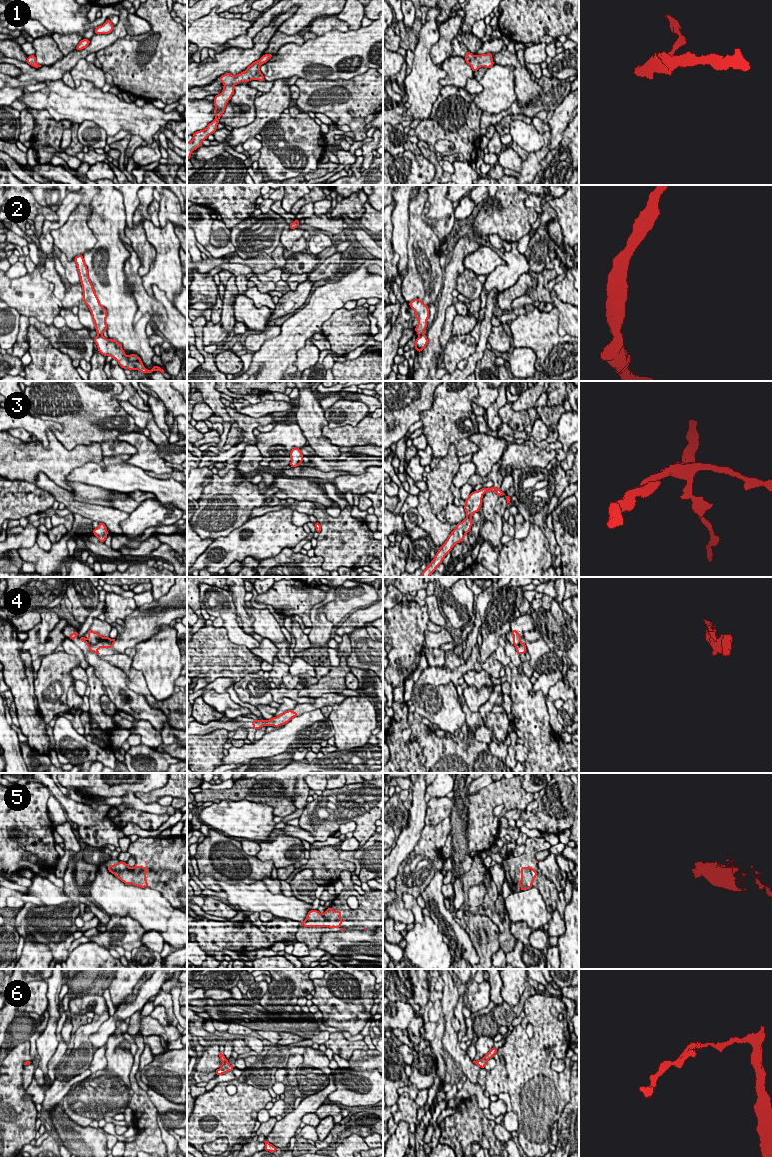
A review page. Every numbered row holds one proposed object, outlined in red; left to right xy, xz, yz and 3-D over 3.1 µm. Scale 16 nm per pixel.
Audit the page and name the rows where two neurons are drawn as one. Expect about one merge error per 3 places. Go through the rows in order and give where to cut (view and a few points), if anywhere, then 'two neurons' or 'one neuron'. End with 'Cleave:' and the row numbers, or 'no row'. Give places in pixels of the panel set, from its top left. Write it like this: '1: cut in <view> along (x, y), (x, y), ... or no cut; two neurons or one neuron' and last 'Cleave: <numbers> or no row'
1: no cut; one neuron
2: cut in xy along (98, 334), (102, 336); two neurons
3: no cut; one neuron
4: no cut; one neuron
5: no cut; one neuron
6: no cut; one neuron
Cleave: 2

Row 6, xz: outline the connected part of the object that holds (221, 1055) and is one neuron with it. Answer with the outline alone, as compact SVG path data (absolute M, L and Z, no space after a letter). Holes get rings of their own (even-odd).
M219 1053L219 1057L220 1057L220 1060L222 1062L222 1065L219 1069L217 1069L215 1072L216 1072L216 1075L222 1075L222 1074L225 1074L229 1071L233 1071L233 1066L229 1064L228 1060L225 1058L224 1054L223 1053Z

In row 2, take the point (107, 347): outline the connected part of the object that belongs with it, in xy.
M99 335L93 340L97 345L99 353L106 357L111 356L124 369L129 369L131 371L139 370L141 373L152 373L153 371L158 370L162 374L165 374L165 371L157 365L154 365L151 370L147 370L137 355L131 354L127 356L122 348L122 345L116 340L106 339L105 337Z

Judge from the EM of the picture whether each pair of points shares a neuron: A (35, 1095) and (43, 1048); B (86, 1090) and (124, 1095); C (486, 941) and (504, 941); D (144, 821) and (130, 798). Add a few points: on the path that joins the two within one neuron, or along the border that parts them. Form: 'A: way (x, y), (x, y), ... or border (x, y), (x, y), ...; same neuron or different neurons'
A: border (53, 1054), (48, 1062), (47, 1075), (45, 1077); different neurons
B: way (95, 1095), (115, 1095); same neuron
C: border (494, 923), (498, 929), (499, 941); different neurons
D: border (133, 807), (160, 814); different neurons

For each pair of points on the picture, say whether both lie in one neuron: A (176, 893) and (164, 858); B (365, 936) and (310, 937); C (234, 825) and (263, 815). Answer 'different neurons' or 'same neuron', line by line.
A: same neuron
B: different neurons
C: same neuron

